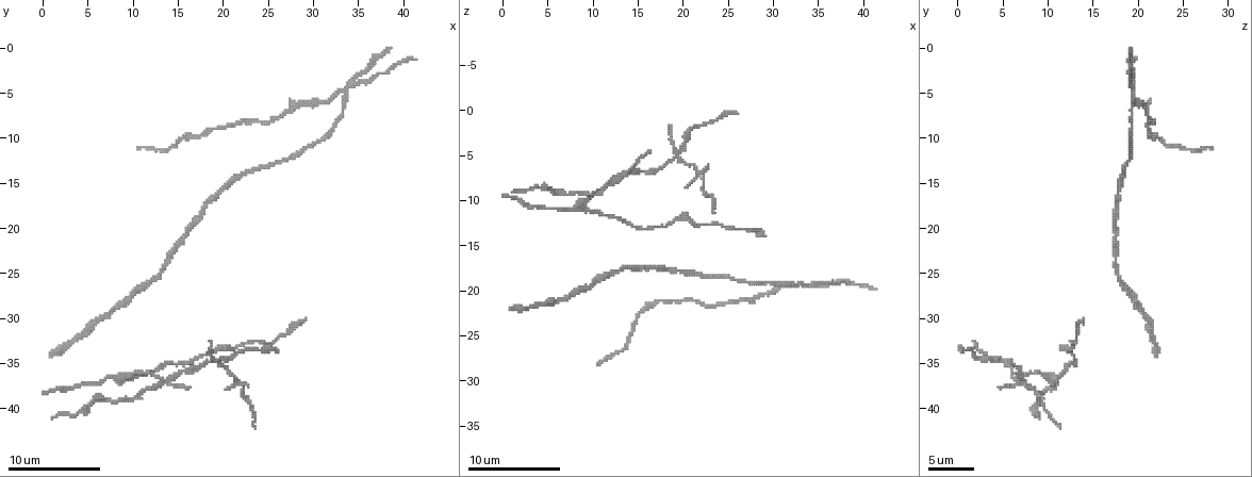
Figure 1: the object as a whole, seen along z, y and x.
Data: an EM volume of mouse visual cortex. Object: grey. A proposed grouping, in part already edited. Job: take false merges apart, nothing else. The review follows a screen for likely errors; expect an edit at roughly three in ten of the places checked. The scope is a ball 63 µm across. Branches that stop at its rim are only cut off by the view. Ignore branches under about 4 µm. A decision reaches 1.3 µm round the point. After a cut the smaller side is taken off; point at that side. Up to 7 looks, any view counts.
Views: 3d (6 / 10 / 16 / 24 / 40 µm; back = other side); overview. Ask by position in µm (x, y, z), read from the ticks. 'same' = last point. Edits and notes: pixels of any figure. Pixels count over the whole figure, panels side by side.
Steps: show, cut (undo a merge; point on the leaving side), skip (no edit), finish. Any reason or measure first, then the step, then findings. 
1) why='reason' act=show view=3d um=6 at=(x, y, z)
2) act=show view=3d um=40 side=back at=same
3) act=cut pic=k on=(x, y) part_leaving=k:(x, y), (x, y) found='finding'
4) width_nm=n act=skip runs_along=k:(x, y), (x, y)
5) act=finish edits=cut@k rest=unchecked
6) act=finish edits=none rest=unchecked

act=show view=3d um=10 at=(17.6, 17.6, 17.6)

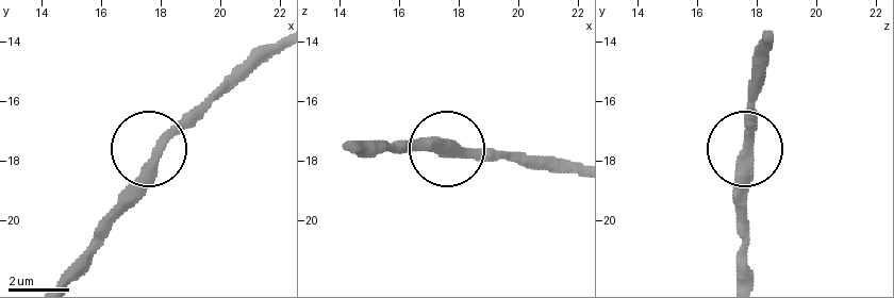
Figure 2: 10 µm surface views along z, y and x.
act=skip runs_along=2:(743, 155), (750, 77) found='one cell here'

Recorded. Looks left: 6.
why='looks like a crossing' act=show view=3d um=16 at=(13.6, 37.0, 7.0)

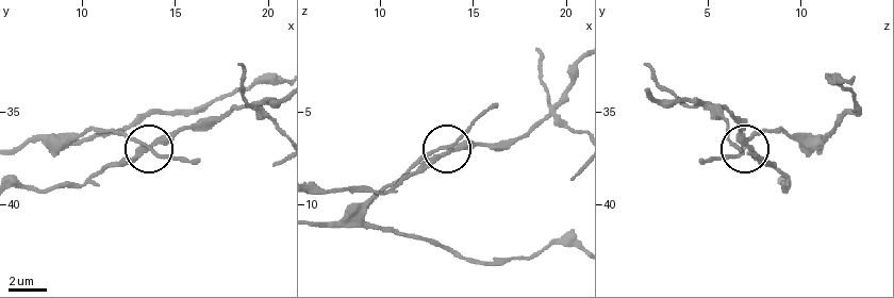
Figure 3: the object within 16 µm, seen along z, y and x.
act=skip found='all the same cell'

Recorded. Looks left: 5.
act=show view=3d um=16 at=(9.4, 36.2, 10.0)

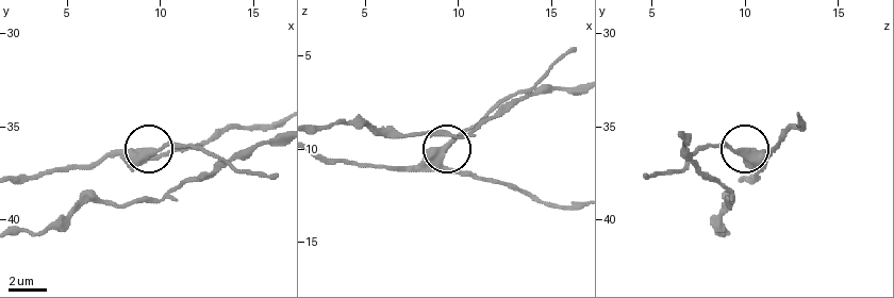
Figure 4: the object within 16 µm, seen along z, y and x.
side_arm_um=10 act=skip found='continuous, no second cell'

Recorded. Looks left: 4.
act=finish edits=none rest=unchecked

